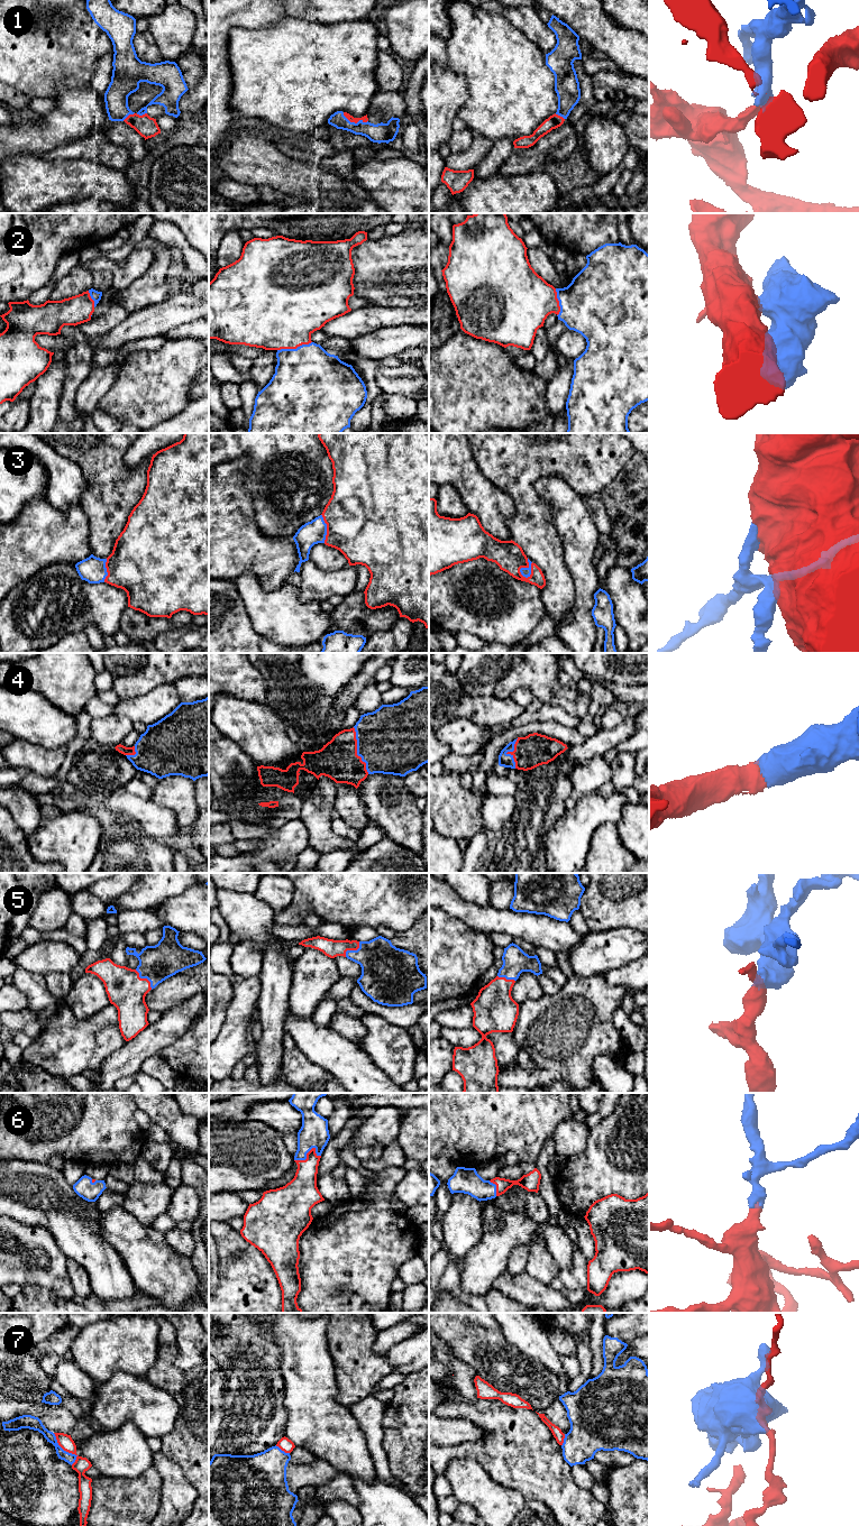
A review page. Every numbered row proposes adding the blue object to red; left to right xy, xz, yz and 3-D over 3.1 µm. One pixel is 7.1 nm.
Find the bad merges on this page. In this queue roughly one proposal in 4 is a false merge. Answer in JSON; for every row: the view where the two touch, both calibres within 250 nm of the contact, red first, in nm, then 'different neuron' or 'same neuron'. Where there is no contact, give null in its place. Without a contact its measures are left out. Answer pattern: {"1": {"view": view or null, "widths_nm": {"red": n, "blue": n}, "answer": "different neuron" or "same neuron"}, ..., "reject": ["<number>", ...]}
{"1": {"view": "xz", "widths_nm": {"red": 50, "blue": 140}, "answer": "same neuron"}, "2": {"view": "xz", "widths_nm": {"red": 480, "blue": 480}, "answer": "same neuron"}, "3": {"view": "yz", "widths_nm": {"red": 220, "blue": 70}, "answer": "same neuron"}, "4": {"view": "xz", "widths_nm": {"red": 280, "blue": 460}, "answer": "same neuron"}, "5": {"view": "xy", "widths_nm": {"red": 280, "blue": 260}, "answer": "same neuron"}, "6": {"view": "xz", "widths_nm": {"red": 190, "blue": 200}, "answer": "same neuron"}, "7": {"view": "xy", "widths_nm": {"red": 110, "blue": 70}, "answer": "different neuron"}, "reject": ["7"]}

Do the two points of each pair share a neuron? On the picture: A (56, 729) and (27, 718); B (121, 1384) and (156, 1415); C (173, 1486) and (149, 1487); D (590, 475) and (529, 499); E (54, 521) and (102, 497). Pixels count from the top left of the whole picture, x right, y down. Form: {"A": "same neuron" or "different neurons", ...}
{"A": "same neuron", "B": "same neuron", "C": "different neurons", "D": "same neuron", "E": "different neurons"}

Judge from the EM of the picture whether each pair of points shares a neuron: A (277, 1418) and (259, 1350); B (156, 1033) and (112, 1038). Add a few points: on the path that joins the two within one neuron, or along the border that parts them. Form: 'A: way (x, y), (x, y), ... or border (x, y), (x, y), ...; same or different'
A: way (263, 1402), (259, 1398), (259, 1367); same
B: border (126, 1041), (106, 1058); different

